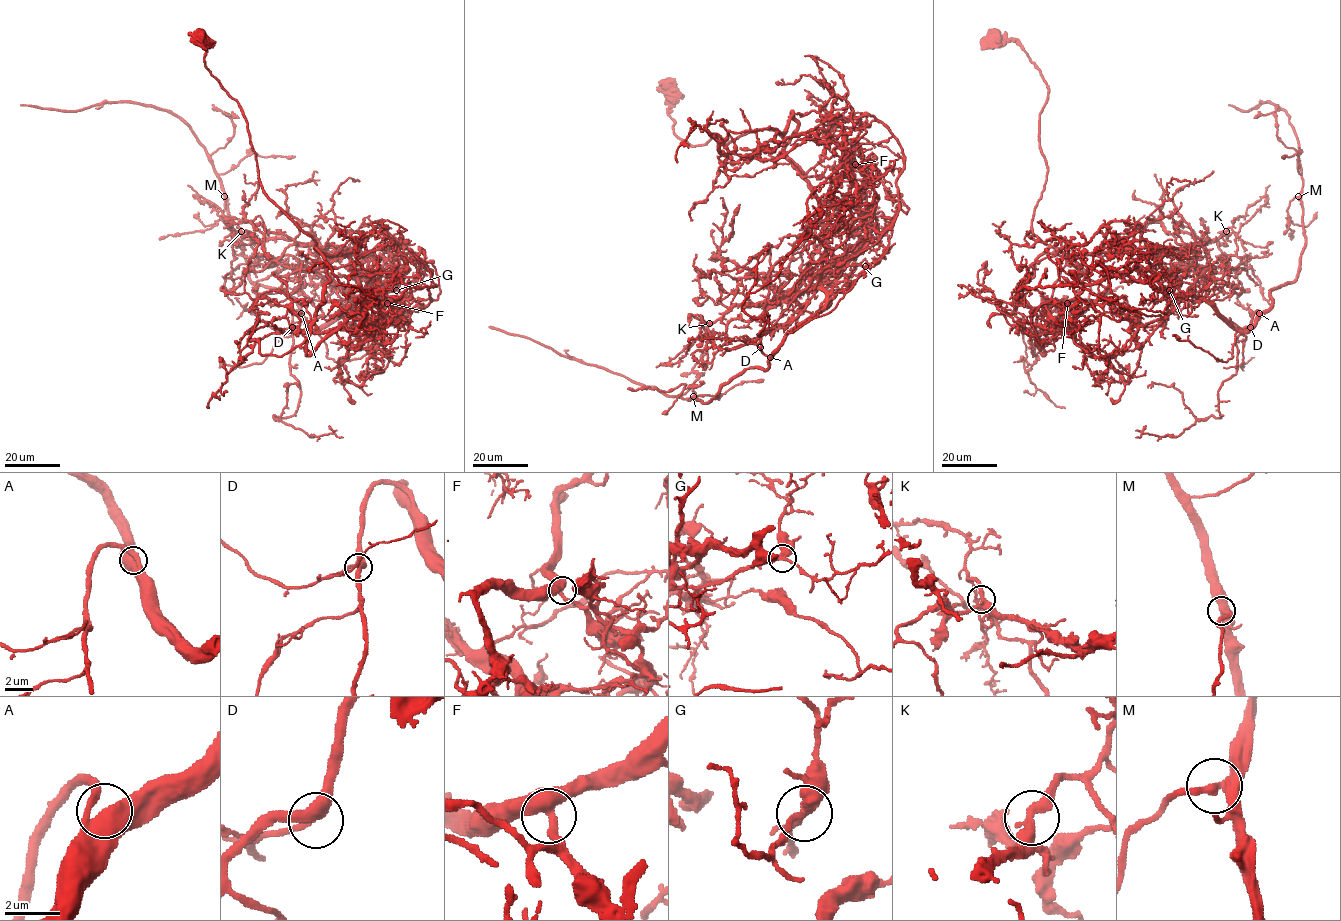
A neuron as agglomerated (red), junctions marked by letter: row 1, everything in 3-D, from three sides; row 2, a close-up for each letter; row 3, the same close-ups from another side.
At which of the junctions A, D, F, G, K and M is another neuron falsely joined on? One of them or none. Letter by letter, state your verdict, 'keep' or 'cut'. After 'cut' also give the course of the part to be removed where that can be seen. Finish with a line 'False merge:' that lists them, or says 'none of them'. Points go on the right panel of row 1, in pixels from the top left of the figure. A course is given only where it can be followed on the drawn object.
A: keep
D: keep
F: keep
G: cut; foreign part runs (1169, 290), (1169, 312), (1195, 296), (1247, 330), (1296, 277), (1295, 130), (1271, 102), (1229, 104)
K: keep
M: keep
False merge: G

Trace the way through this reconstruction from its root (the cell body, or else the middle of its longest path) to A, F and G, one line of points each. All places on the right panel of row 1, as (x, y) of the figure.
A: (993, 37), (1013, 39), (1048, 89), (1033, 232), (1072, 255), (1147, 248), (1170, 282), (1234, 329), (1259, 313)
F: (993, 37), (1013, 39), (1048, 89), (1033, 232), (1112, 270), (1067, 303)
G: (993, 37), (1013, 39), (1048, 89), (1033, 232), (1072, 255), (1147, 248), (1169, 290)

